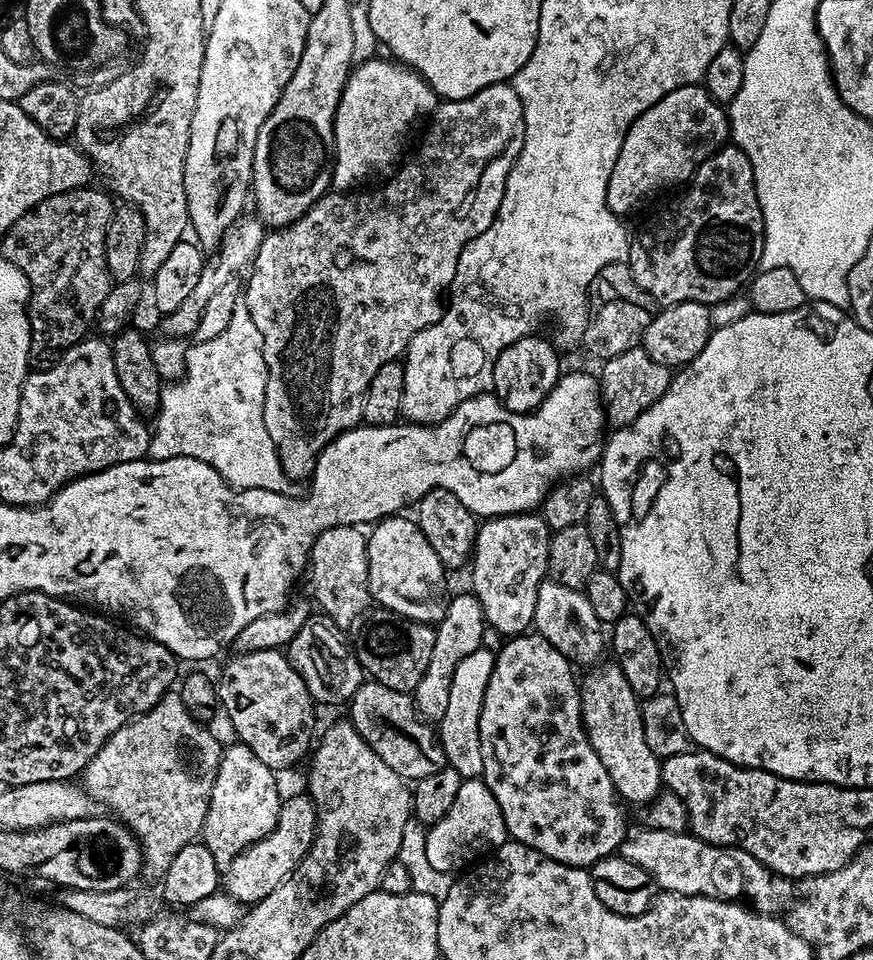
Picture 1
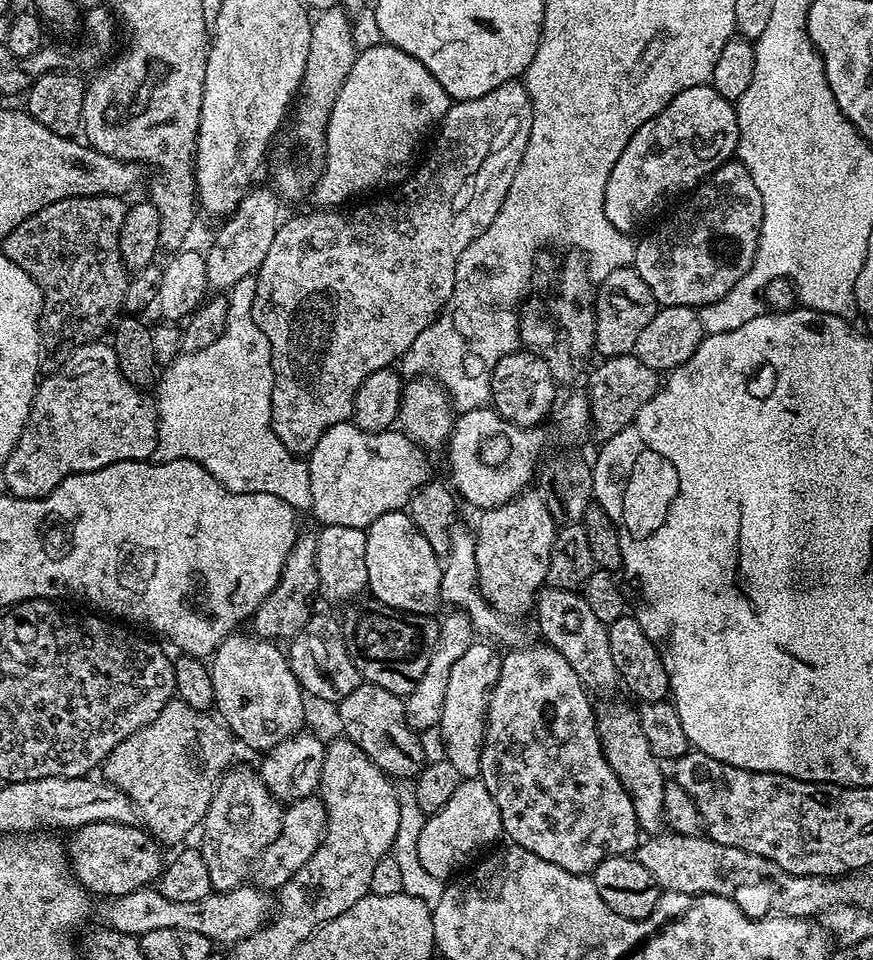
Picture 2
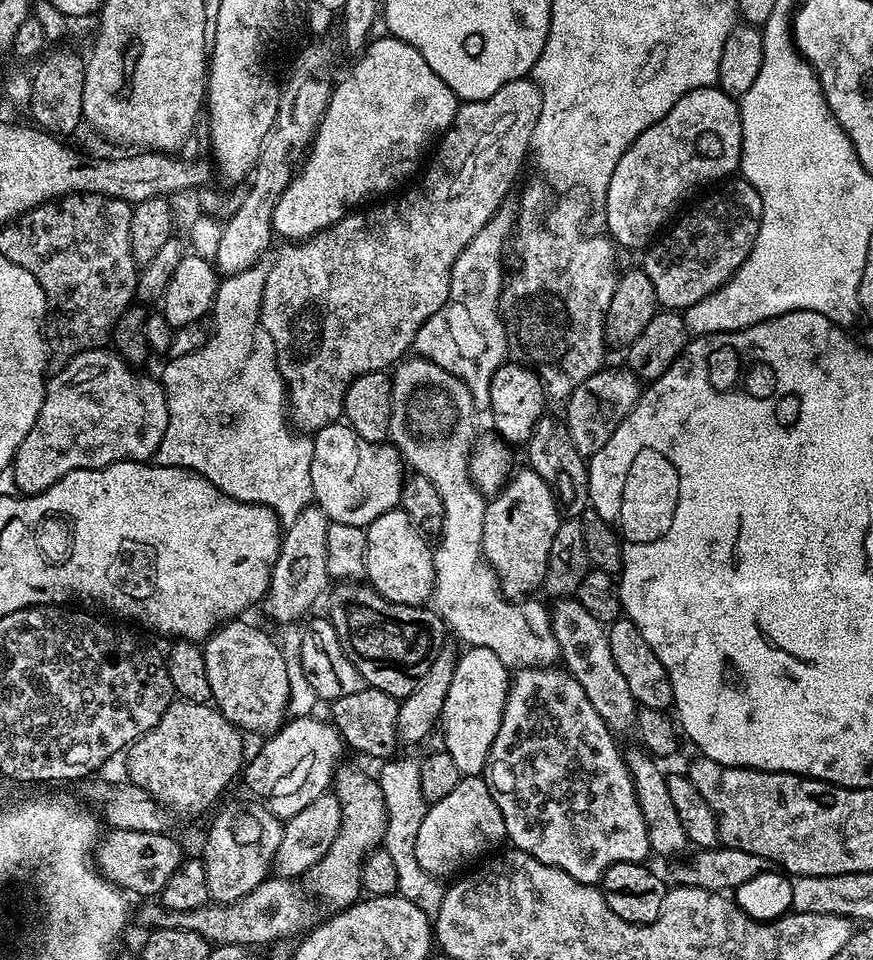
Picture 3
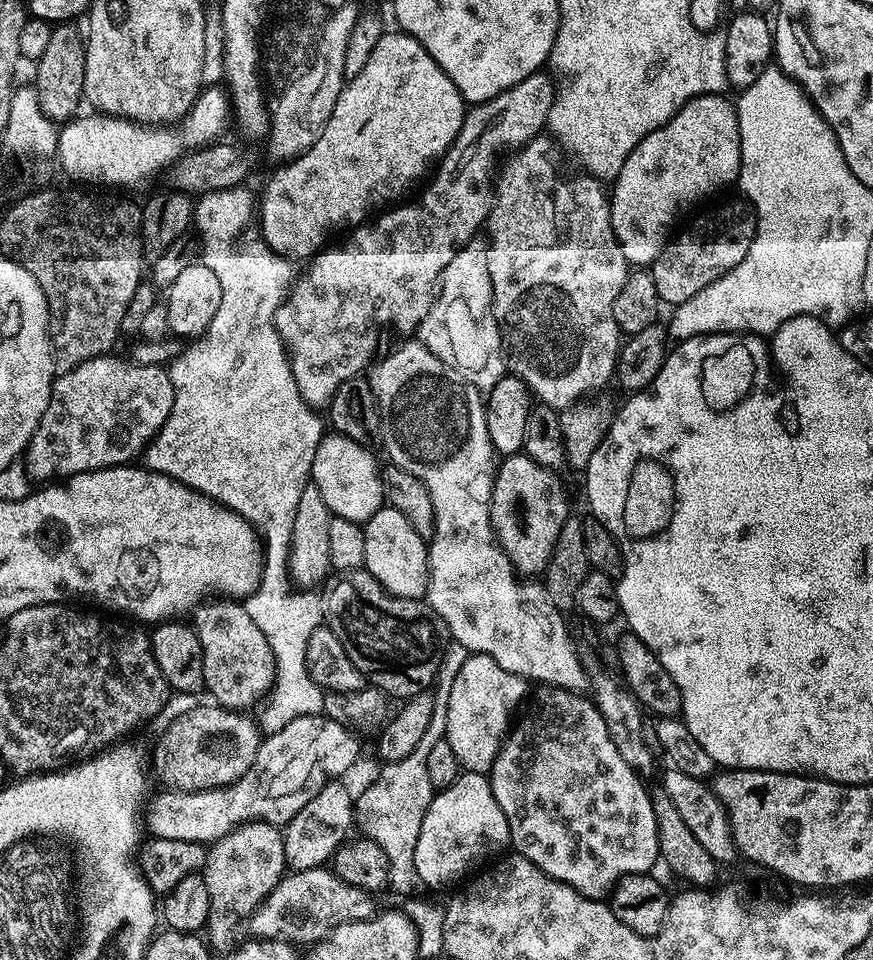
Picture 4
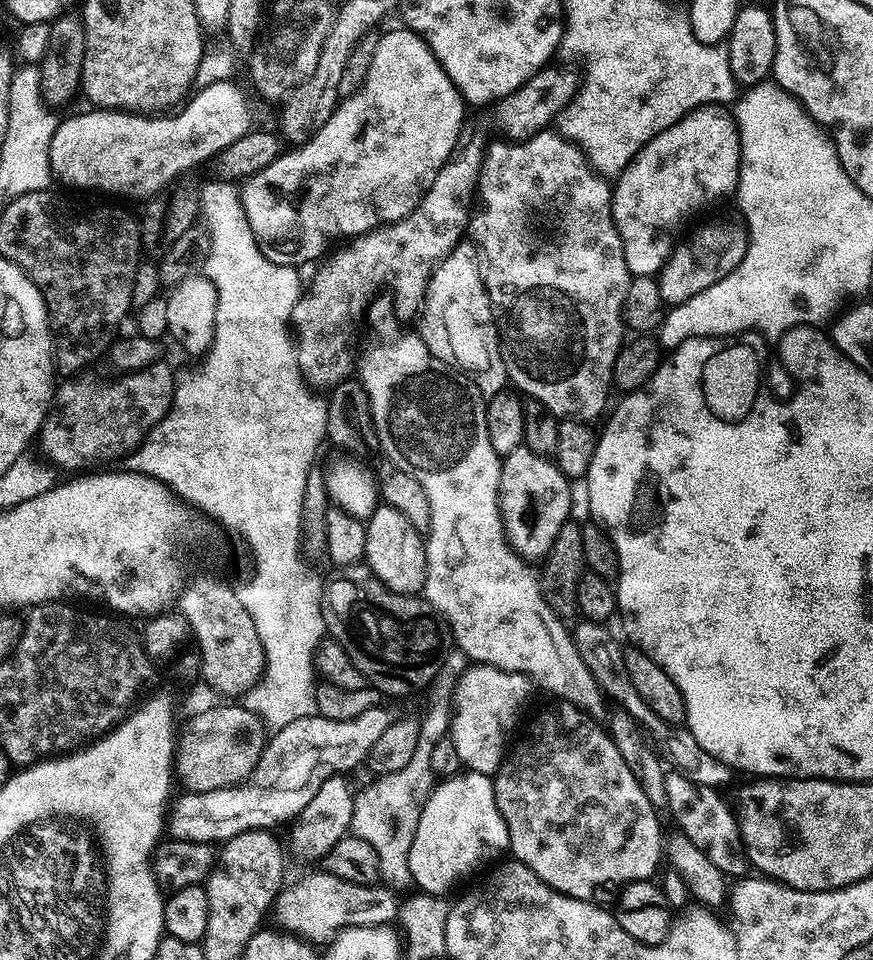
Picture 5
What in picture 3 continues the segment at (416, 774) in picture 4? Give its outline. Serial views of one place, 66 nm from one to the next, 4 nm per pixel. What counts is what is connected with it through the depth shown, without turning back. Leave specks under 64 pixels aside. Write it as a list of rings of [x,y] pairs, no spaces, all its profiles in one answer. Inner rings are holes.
[[[400,756],[385,761],[380,768],[377,780],[387,806],[387,830],[384,832],[382,846],[393,859],[394,868],[398,873],[397,893],[407,901],[414,902],[430,918],[435,917],[441,909],[446,888],[437,877],[426,874],[414,851],[419,827],[428,813],[429,805],[422,794],[422,782],[419,781],[420,763],[417,759]]]

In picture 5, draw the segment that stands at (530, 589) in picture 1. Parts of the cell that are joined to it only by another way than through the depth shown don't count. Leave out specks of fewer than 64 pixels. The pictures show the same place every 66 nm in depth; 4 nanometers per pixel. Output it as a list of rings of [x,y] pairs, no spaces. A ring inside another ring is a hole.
[[[521,446],[500,462],[500,521],[504,524],[504,537],[508,545],[525,562],[543,561],[548,555],[550,546],[554,546],[554,538],[558,538],[558,530],[569,523],[572,512],[572,488],[568,477],[560,473],[560,468],[547,455],[534,453],[528,447]]]

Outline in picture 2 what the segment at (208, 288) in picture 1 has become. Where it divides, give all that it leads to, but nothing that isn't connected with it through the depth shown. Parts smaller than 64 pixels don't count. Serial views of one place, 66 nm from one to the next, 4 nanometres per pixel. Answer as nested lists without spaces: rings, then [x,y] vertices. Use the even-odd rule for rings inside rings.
[[[256,186],[244,195],[238,207],[221,223],[225,224],[217,230],[216,237],[204,256],[209,289],[230,290],[238,282],[242,282],[242,278],[255,276],[262,266],[262,258],[266,258],[270,251],[274,234],[280,229],[280,204],[281,197],[271,187]]]

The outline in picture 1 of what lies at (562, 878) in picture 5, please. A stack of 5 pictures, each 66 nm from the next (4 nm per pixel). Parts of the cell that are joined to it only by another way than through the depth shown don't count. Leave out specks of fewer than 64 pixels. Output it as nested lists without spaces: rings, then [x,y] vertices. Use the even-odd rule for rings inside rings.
[[[539,634],[513,636],[505,639],[501,644],[504,645],[495,653],[493,673],[486,682],[481,718],[478,721],[482,744],[484,785],[488,787],[490,794],[494,794],[494,798],[502,810],[502,818],[506,822],[506,830],[511,839],[538,850],[554,862],[562,862],[575,868],[591,869],[593,864],[613,855],[619,849],[620,843],[626,839],[626,831],[624,832],[624,812],[620,809],[622,804],[617,797],[616,788],[610,782],[610,774],[606,774],[606,766],[602,766],[602,758],[598,758],[598,754],[594,754],[594,746],[590,746],[588,735],[584,733],[584,723],[580,713],[580,685],[578,676],[572,673],[574,665],[561,652],[554,650],[554,646],[550,646],[550,642],[546,642],[546,638],[542,638]]]

